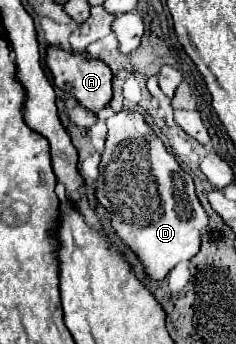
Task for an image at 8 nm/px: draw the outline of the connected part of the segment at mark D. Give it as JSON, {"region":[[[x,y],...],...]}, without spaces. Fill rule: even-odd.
{"region":[[[120,111],[112,115],[106,125],[108,139],[100,161],[96,199],[108,211],[112,211],[112,227],[116,235],[140,259],[148,279],[162,281],[178,263],[190,261],[200,251],[200,235],[208,225],[208,215],[194,193],[192,177],[176,163],[174,155],[168,153],[164,143],[156,137],[150,125],[146,125],[144,117],[138,111]]]}

